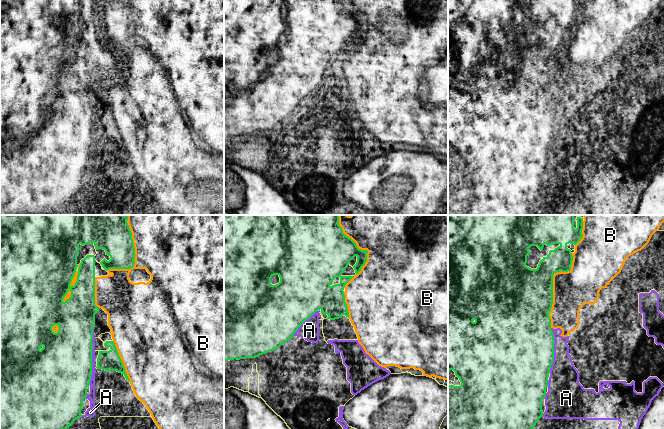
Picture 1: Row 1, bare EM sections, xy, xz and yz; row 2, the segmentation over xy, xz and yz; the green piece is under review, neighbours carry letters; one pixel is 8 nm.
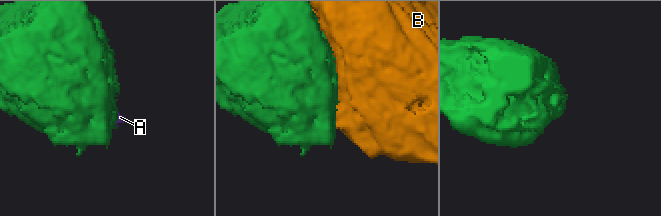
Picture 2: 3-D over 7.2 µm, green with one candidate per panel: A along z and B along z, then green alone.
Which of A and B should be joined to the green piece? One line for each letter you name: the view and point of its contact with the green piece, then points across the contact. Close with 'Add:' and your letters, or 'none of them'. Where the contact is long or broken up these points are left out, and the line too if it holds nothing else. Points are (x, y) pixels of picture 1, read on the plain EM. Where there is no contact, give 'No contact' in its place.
Add: none of them

